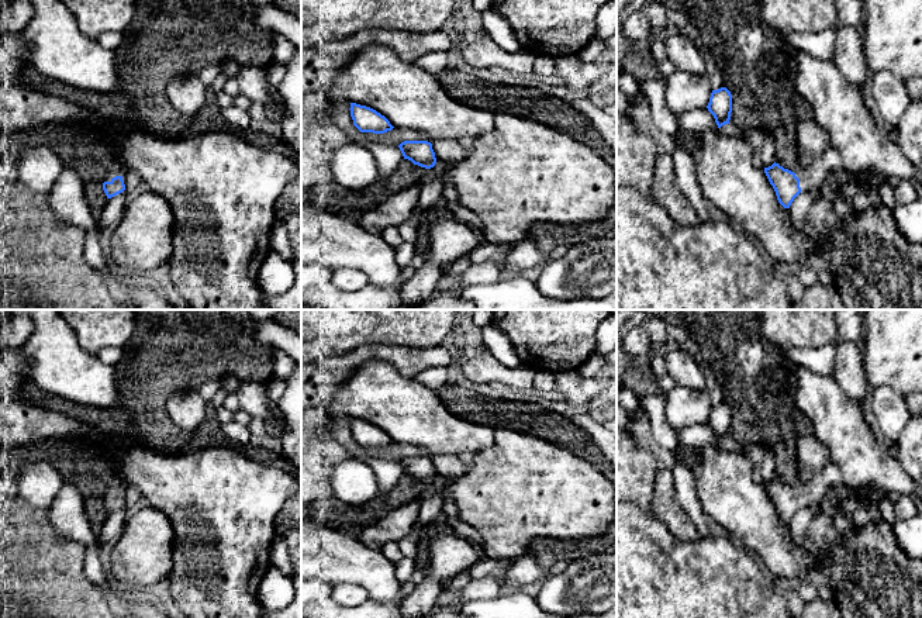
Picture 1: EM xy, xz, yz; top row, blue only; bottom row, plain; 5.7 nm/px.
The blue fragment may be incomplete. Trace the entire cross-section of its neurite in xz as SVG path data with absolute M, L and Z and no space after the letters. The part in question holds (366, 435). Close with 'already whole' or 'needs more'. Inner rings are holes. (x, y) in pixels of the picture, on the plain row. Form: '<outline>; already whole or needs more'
M351 418L349 425L351 432L353 435L353 441L360 448L384 449L394 443L384 431L381 431L380 428L370 422Z; already whole

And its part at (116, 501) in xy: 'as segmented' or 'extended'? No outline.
extended

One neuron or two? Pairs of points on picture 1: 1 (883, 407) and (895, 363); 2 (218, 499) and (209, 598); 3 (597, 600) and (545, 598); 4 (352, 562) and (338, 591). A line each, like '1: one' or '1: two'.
1: two
2: one
3: one
4: two

